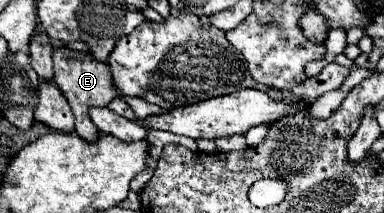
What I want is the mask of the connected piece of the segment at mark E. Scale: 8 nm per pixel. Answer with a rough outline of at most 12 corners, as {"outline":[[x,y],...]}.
{"outline":[[58,46],[54,82],[76,116],[76,134],[96,140],[90,106],[118,96],[108,64]]}

